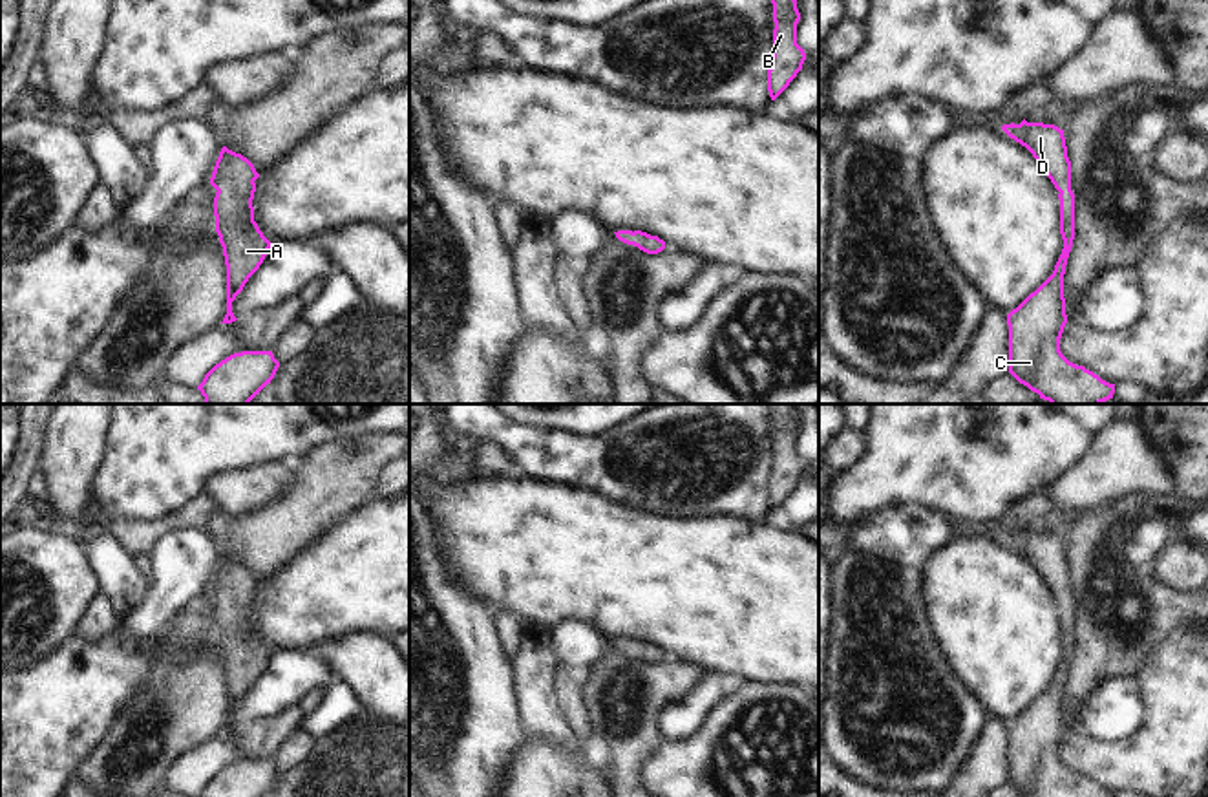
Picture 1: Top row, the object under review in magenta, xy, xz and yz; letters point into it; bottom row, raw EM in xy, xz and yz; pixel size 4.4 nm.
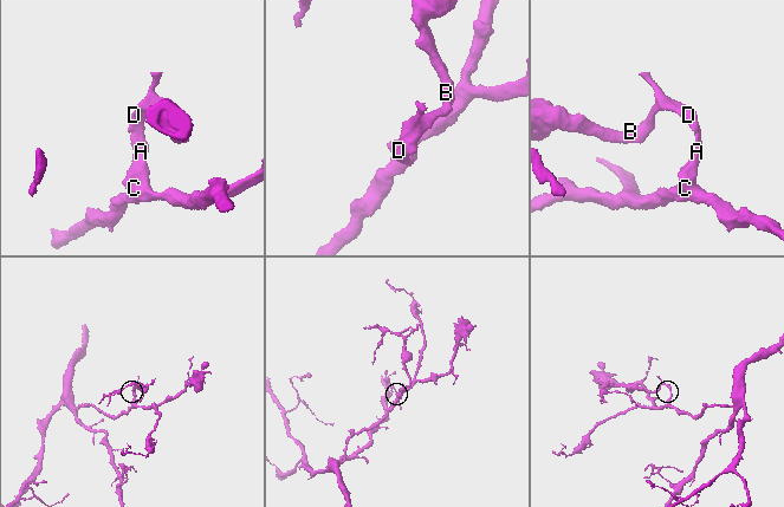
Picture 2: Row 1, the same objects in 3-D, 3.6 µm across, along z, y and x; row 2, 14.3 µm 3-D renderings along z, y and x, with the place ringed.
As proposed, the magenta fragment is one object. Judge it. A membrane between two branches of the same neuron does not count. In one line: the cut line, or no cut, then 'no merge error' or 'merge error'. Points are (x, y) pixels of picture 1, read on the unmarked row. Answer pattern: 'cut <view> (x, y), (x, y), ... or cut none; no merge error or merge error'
cut none; no merge error

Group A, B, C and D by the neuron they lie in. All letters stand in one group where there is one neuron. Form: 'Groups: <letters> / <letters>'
Groups: A B C D.

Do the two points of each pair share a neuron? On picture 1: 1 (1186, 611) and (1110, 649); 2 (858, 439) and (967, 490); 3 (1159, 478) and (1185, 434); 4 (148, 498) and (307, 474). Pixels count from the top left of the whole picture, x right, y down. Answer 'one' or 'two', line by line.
1: one
2: two
3: two
4: two

